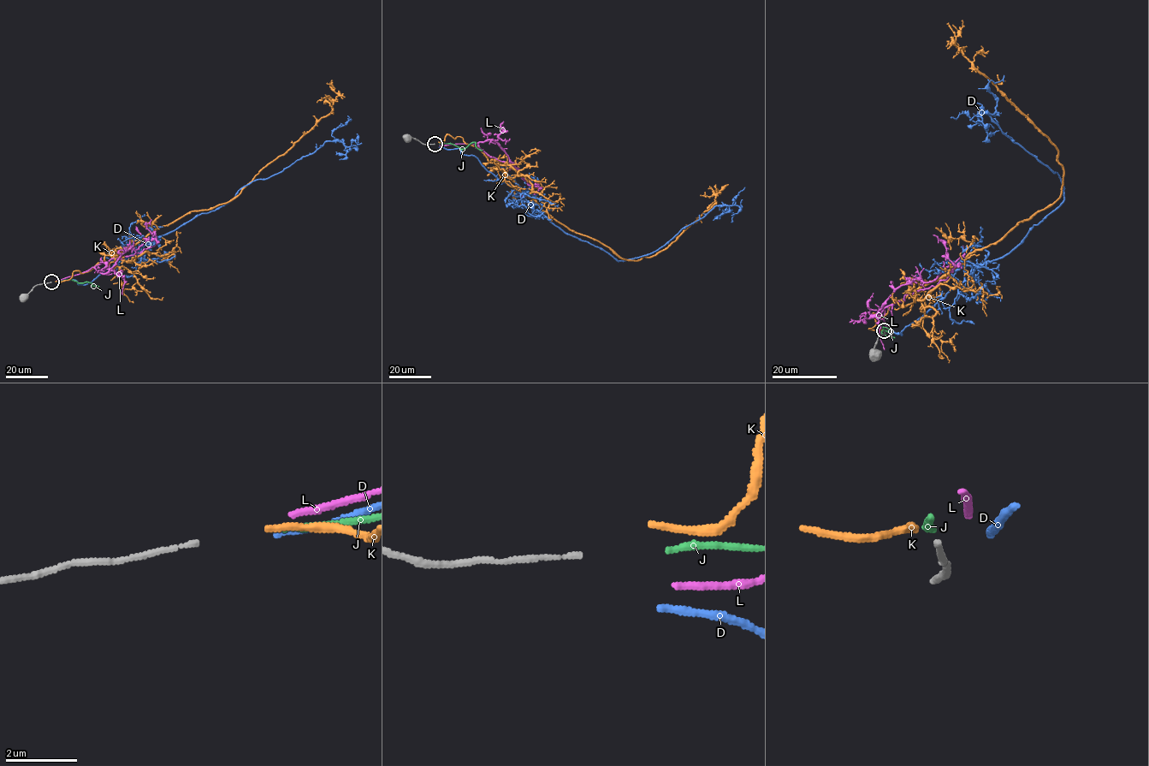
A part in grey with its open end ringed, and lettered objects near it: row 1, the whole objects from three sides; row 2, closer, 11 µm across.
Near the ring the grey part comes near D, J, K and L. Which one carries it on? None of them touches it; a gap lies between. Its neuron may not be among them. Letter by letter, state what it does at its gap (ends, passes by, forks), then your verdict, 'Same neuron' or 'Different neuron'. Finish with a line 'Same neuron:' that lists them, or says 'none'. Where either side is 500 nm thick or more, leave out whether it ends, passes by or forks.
D: It ends there. Different neuron
J: It ends there. Same neuron
K: It ends there. Different neuron
L: It ends there. Different neuron
Same neuron: J

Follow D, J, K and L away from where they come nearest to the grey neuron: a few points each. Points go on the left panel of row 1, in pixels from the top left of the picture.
D: (56, 282), (87, 284), (252, 181), (326, 141), (343, 143), (331, 135), (347, 115)
J: (56, 282), (70, 279), (99, 286)
K: (55, 282), (88, 271), (106, 255), (129, 249), (192, 211), (232, 200), (332, 110), (338, 95), (332, 80)
L: (56, 281), (153, 246), (156, 238), (146, 226), (151, 219)

